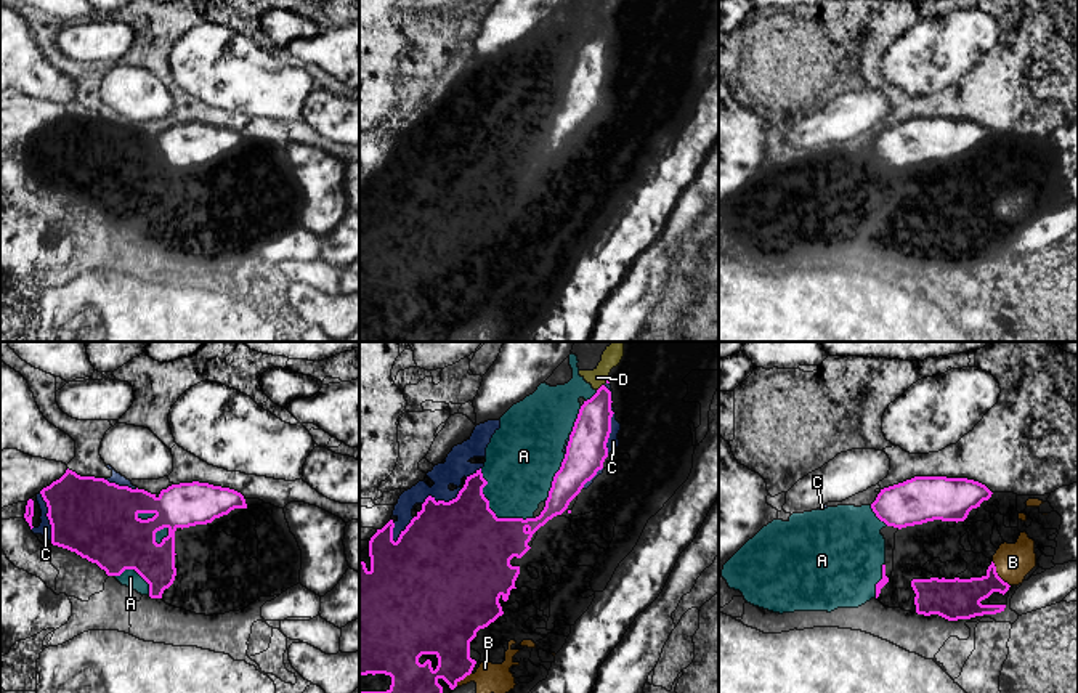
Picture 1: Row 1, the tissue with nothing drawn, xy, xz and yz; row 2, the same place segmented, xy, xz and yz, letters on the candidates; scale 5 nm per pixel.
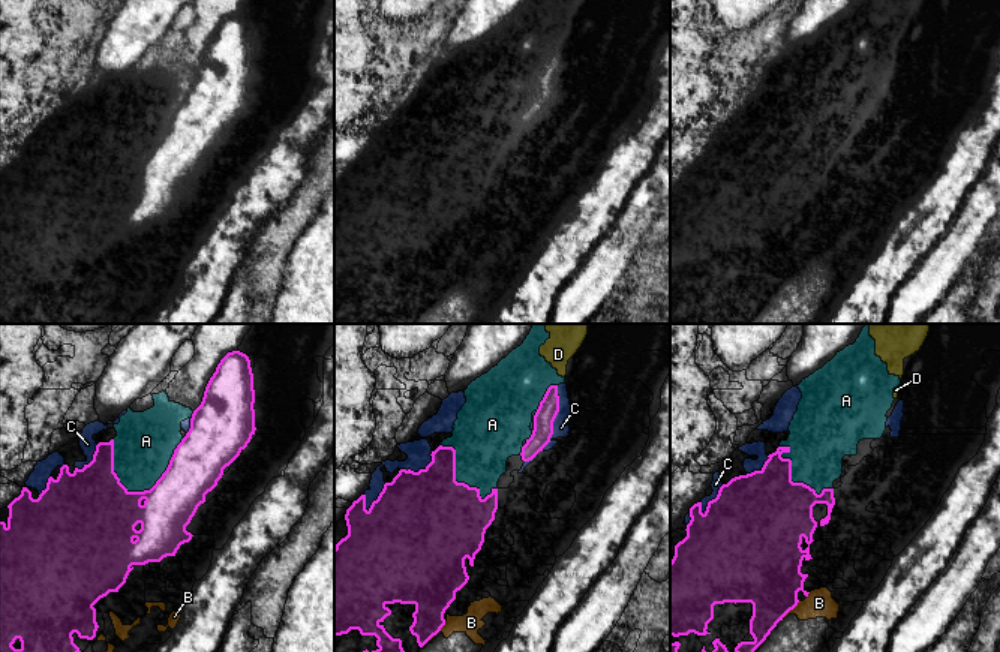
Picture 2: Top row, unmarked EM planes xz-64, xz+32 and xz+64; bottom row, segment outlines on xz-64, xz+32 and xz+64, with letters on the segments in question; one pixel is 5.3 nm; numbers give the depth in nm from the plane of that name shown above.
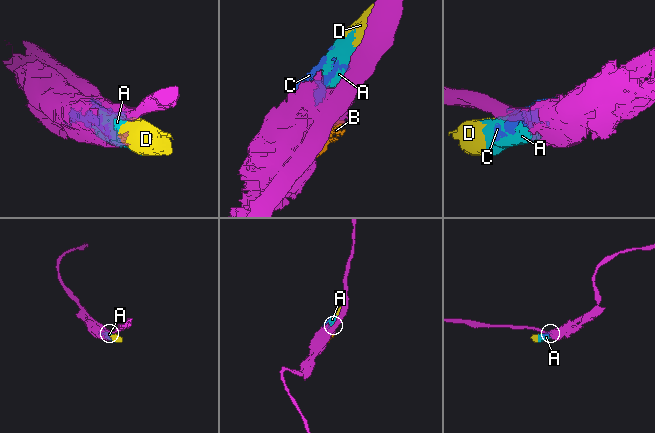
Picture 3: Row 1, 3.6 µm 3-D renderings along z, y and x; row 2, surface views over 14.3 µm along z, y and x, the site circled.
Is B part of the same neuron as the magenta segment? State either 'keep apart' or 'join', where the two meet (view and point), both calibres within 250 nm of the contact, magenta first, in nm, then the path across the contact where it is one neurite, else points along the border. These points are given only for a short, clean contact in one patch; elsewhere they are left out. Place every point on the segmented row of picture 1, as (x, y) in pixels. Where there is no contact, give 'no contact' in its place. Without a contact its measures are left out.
keep apart | yz (996, 575) | 200/180 nm

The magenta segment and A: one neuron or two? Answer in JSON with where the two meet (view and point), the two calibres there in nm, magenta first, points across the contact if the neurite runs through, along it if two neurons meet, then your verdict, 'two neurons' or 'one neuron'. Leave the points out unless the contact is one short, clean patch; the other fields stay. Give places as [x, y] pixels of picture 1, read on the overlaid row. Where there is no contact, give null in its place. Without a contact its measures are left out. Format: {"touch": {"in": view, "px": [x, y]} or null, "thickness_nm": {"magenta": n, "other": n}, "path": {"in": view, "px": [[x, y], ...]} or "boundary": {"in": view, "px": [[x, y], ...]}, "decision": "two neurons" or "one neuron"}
{"touch": {"in": "xz", "px": [491, 510]}, "thickness_nm": {"magenta": 500, "other": 340}, "decision": "two neurons"}

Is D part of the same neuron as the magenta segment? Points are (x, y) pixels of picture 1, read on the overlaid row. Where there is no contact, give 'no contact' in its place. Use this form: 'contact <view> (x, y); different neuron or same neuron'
contact xz (602, 385); different neuron

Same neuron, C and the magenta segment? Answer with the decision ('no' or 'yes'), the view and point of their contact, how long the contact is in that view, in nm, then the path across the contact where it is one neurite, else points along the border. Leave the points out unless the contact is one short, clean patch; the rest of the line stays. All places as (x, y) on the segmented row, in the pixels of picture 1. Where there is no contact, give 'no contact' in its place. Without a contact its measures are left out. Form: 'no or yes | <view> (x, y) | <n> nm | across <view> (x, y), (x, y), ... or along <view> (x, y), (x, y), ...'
no | xz (611, 416) | 360 nm

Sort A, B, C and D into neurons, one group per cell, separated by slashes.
A C D / B

